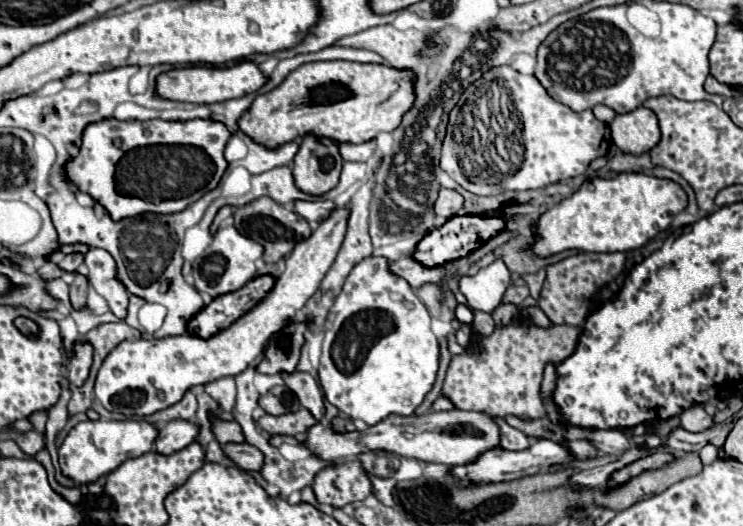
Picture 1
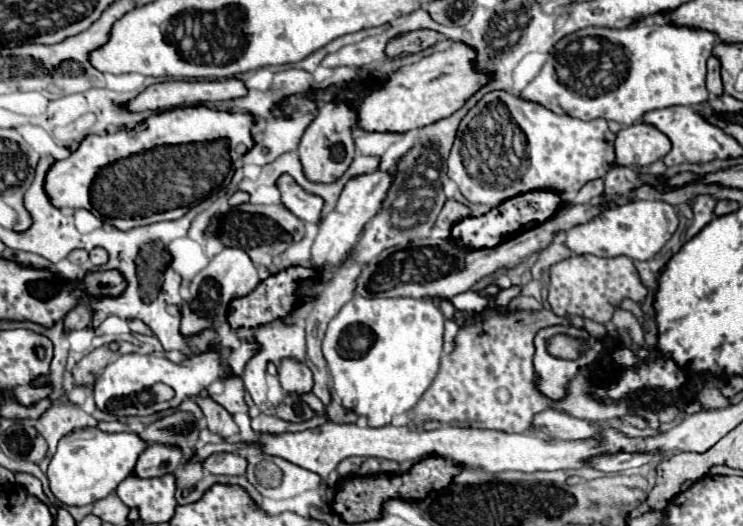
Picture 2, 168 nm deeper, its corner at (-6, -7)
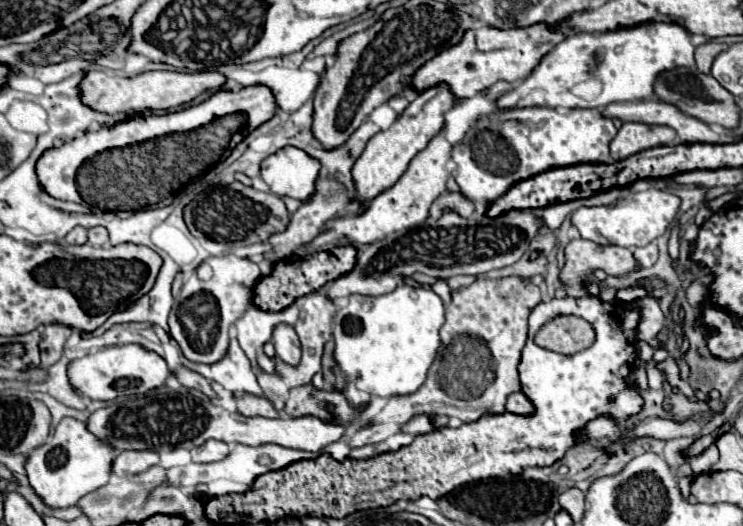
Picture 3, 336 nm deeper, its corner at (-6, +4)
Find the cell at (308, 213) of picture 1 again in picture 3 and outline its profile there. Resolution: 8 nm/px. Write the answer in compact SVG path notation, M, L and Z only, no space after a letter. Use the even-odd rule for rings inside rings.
M295 146L281 148L261 162L261 178L269 190L277 196L291 196L301 202L315 192L315 176L319 170L319 160Z

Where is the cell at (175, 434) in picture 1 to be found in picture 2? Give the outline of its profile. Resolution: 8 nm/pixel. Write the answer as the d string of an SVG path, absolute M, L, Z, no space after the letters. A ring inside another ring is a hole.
M153 443L139 457L139 463L135 465L133 473L139 477L159 477L159 475L175 473L181 459L183 459L183 451L177 445Z

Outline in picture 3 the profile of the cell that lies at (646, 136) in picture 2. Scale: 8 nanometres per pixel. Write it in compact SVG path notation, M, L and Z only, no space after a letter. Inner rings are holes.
M625 122L615 140L611 142L611 158L623 160L635 152L665 146L677 140L677 132L669 126L649 126L649 124L637 124L637 122Z

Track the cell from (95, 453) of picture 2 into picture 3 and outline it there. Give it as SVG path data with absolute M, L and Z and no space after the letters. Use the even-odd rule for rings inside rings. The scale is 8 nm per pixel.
M63 418L55 428L49 440L35 448L25 458L25 474L31 488L49 508L69 508L77 504L79 498L93 492L95 488L109 482L111 476L111 460L115 450L101 440L95 440L91 432L87 432L85 422Z

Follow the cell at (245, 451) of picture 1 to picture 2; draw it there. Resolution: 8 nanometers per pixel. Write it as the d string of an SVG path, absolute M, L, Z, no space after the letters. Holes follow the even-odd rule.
M213 453L205 459L205 469L217 475L245 475L247 459L233 453Z

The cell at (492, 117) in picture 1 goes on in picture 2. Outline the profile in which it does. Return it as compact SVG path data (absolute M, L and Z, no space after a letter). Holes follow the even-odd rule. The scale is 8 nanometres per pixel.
M499 89L483 95L483 99L463 117L451 155L447 159L447 173L457 183L459 191L469 203L497 207L503 201L521 193L579 191L587 181L605 177L605 173L615 165L613 141L615 133L609 131L605 119L581 121L569 115L557 115L535 101Z

